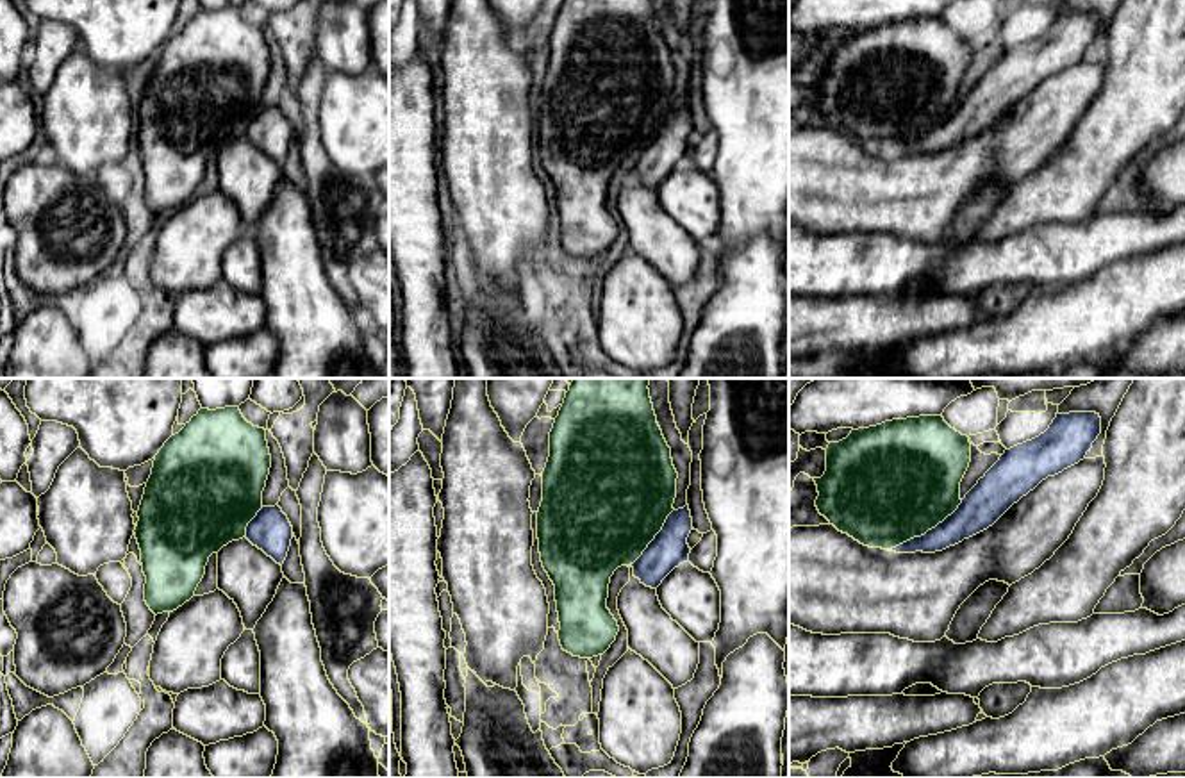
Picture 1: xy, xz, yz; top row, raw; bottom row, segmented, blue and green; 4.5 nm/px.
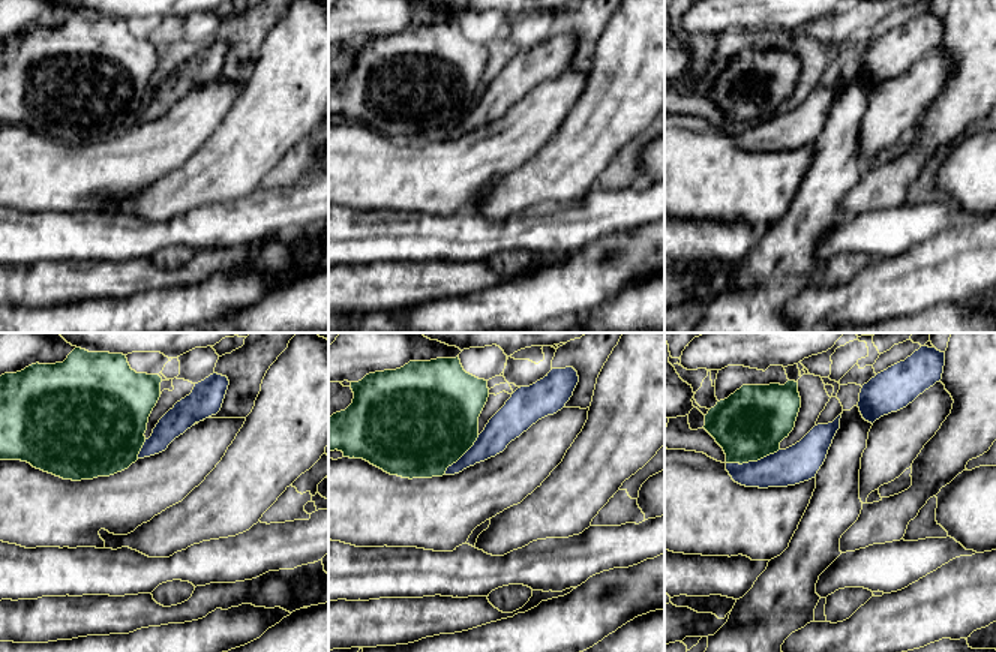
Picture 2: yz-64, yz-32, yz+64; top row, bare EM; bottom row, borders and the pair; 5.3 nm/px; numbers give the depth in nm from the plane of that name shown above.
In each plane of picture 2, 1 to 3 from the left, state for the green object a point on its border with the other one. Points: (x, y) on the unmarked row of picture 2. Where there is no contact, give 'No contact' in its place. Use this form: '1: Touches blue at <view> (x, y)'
1: Touches blue at yz-64 (141, 113)
2: Touches blue at yz-32 (462, 120)
3: Touches blue at yz+64 (752, 126)

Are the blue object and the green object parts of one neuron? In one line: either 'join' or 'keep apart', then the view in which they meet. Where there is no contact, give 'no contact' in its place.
keep apart | yz

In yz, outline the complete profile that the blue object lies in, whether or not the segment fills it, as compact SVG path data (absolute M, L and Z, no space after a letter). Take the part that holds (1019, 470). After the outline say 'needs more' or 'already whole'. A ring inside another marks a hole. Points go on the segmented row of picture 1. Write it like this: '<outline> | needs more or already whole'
M1096 412L1057 414L1044 434L1005 450L951 516L891 551L864 546L833 525L789 526L789 625L823 635L891 633L914 642L941 641L960 605L980 585L989 580L1019 582L1069 539L1105 480L1105 457L1085 457L1099 434L1101 418Z | needs more

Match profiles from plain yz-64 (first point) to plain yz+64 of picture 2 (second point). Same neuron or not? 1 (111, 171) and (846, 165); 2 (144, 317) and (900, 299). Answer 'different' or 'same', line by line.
1: different
2: same

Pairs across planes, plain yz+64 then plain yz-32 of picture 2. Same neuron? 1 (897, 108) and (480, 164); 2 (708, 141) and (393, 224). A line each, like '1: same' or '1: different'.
1: same
2: different

